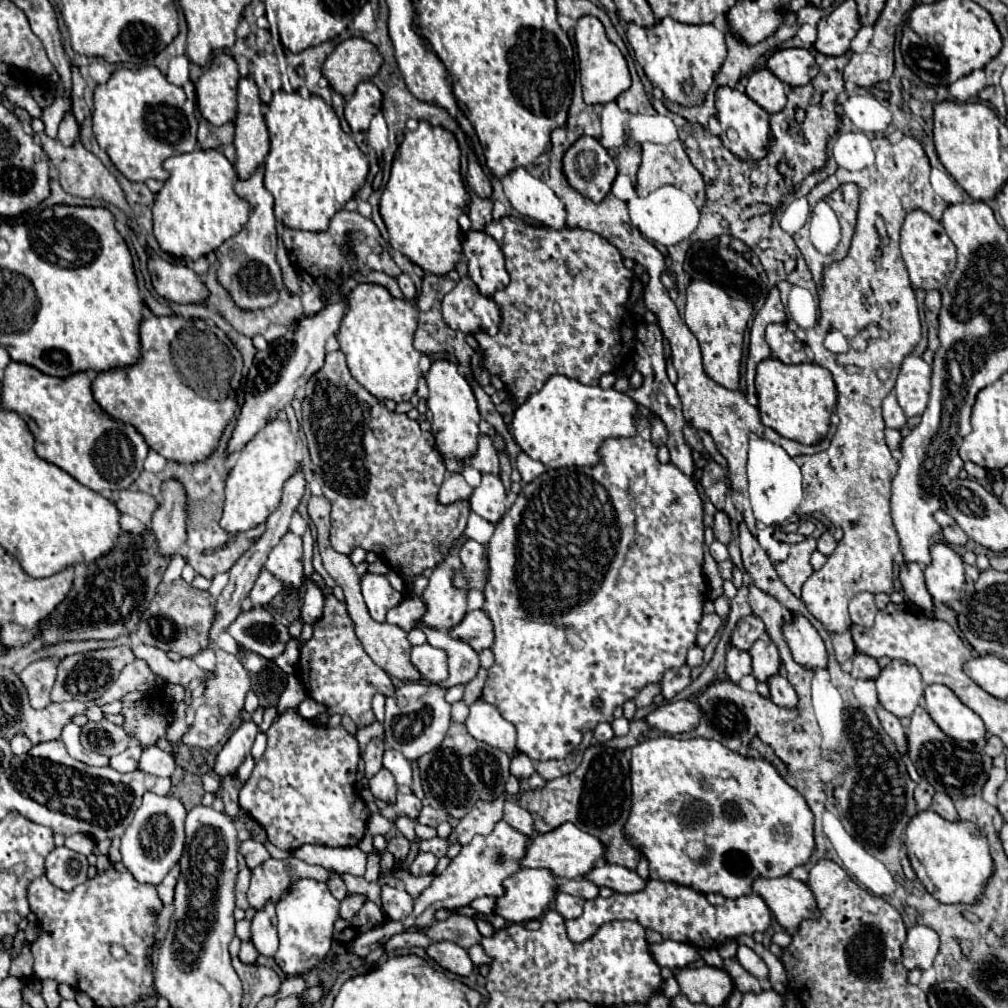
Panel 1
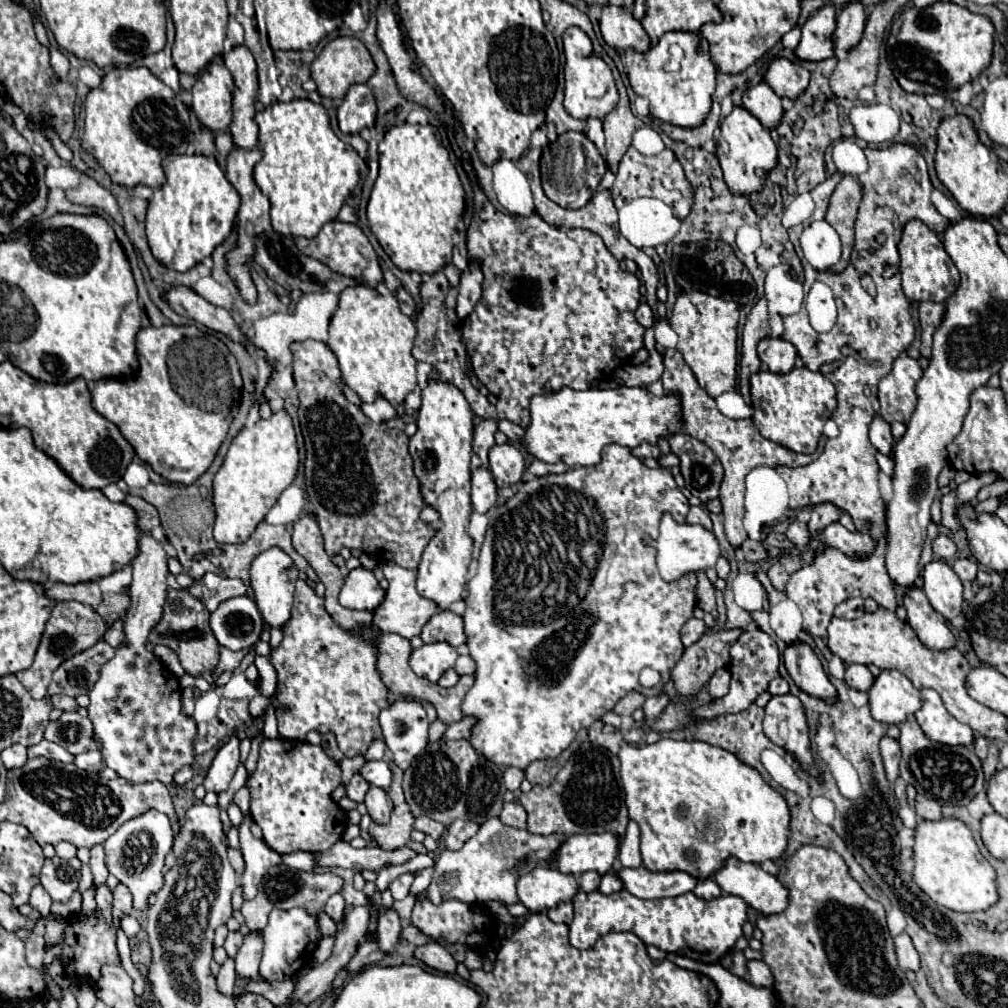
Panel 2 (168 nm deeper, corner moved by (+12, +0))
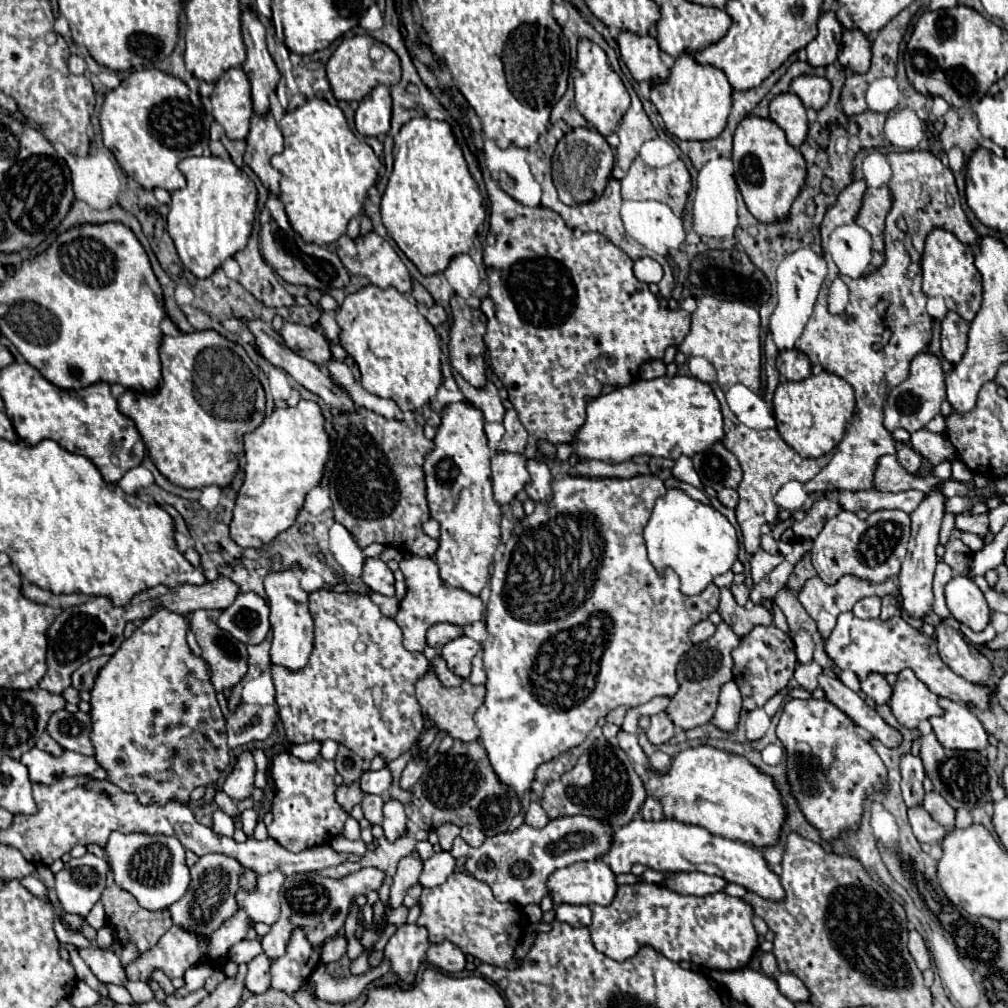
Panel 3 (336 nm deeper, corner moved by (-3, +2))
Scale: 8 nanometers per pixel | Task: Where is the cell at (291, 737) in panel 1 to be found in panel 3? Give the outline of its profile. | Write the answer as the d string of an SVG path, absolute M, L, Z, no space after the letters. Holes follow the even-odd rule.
M278 753L270 767L270 779L274 781L274 799L272 799L272 815L274 821L268 825L268 833L288 851L306 851L318 845L332 843L342 831L348 813L336 801L336 783L334 783L336 767L334 761L326 761L322 757L314 761L302 761L292 753Z

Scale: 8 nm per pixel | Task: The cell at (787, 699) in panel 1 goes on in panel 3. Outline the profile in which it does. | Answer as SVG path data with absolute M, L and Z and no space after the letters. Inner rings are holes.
M790 699L782 709L776 735L786 747L788 781L792 785L792 795L798 799L806 819L820 829L824 839L832 839L844 829L856 829L862 815L864 797L876 789L882 789L886 779L886 767L872 749L870 741L854 733L854 723L828 699Z

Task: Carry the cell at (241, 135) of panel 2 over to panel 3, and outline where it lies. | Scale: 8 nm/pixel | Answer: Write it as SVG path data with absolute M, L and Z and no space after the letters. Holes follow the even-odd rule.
M252 9L242 13L242 37L246 45L246 61L242 69L246 71L250 85L252 85L252 103L256 115L268 113L268 97L274 93L280 73L266 49L266 35L264 25L258 21Z

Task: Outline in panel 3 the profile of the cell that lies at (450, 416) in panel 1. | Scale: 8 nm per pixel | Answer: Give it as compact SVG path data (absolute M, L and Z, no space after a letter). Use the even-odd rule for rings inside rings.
M468 401L444 407L434 449L426 453L424 473L430 513L440 523L440 547L436 551L440 579L450 587L480 595L488 585L494 551L500 545L500 507L492 499L488 439L484 433L484 413L478 407Z

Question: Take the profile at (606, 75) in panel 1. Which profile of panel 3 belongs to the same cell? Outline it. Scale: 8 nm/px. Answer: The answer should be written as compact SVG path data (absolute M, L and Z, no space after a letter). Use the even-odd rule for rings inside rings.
M580 39L578 43L578 59L576 67L580 71L580 77L574 79L574 91L576 91L576 107L586 117L586 121L604 137L612 131L616 131L622 115L630 107L630 95L618 77L618 73L610 67L606 53L590 39Z

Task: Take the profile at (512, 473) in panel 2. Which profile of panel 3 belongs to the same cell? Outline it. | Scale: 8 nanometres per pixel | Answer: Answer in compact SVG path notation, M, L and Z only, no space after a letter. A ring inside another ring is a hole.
M526 459L526 469L530 473L530 483L524 487L528 497L534 501L550 499L552 475L550 475L548 465L542 459Z

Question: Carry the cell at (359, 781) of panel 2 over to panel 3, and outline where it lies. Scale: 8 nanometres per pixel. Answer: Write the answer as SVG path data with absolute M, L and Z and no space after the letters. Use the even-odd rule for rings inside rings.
M364 795L362 799L362 809L364 809L364 817L370 823L382 823L382 797L380 795Z

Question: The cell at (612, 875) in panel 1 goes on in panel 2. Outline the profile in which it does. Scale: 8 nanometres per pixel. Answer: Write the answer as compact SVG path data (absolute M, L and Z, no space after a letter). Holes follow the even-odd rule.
M643 865L637 869L615 871L625 889L639 899L665 899L679 897L695 889L697 877L685 871L649 871Z

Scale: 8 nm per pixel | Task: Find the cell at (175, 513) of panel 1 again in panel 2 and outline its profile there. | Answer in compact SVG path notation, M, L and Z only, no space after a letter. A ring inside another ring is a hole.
M151 537L139 539L139 555L133 561L133 583L131 583L131 603L125 615L125 643L115 649L115 657L107 661L101 667L99 681L89 689L89 719L93 723L93 733L101 745L101 755L105 761L105 767L113 769L117 777L129 781L129 785L145 783L145 781L161 781L163 785L173 785L173 775L185 767L195 763L193 753L193 737L197 737L197 723L193 717L183 715L183 695L181 685L177 683L177 677L163 665L159 657L155 657L153 651L149 651L149 633L153 631L153 625L161 619L165 597L167 597L167 585L165 577L169 573L167 569L167 553L163 551L161 543Z

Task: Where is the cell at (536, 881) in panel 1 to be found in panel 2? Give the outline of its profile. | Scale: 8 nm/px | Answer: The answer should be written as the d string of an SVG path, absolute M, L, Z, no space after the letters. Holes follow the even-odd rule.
M535 867L529 875L519 877L519 901L531 913L555 909L561 901L569 903L579 893L579 881L571 873L561 873L557 867Z

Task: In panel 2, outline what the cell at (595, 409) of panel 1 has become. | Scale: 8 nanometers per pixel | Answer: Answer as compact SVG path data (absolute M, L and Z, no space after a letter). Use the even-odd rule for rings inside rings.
M563 387L559 393L537 395L531 399L531 423L525 429L525 449L545 463L597 465L601 449L617 443L623 447L639 447L643 441L657 445L659 439L669 439L669 425L677 431L683 427L681 397L669 393L655 397L645 387L617 387L617 389L587 389L575 391Z

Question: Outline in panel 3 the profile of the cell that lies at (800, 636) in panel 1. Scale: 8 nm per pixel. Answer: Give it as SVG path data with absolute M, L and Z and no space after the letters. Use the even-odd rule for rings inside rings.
M824 671L818 675L818 685L824 689L830 703L834 703L840 711L854 719L854 723L864 727L872 737L880 739L886 747L898 747L898 743L902 741L898 729L888 727L884 719L880 719L880 715L876 715L876 711L864 699L860 699L858 693L848 689L838 677L832 677Z

